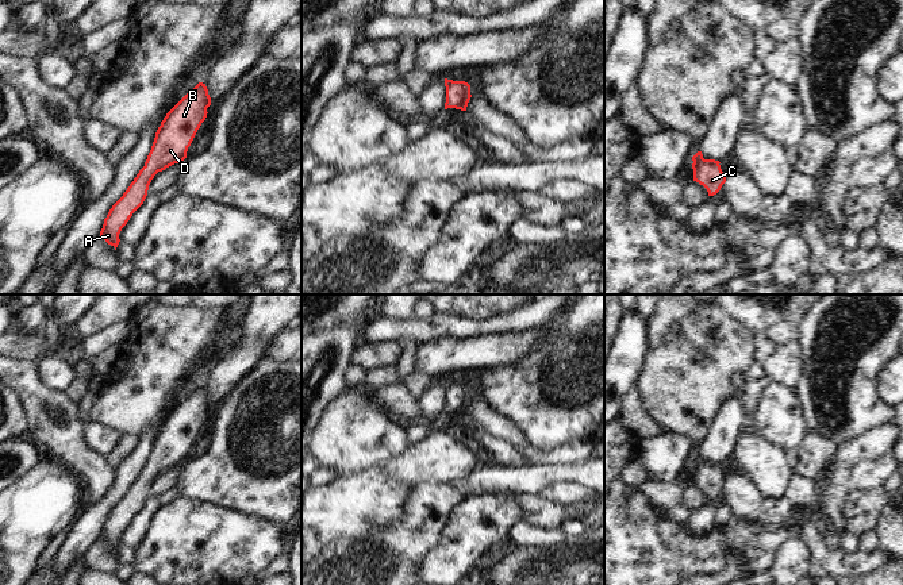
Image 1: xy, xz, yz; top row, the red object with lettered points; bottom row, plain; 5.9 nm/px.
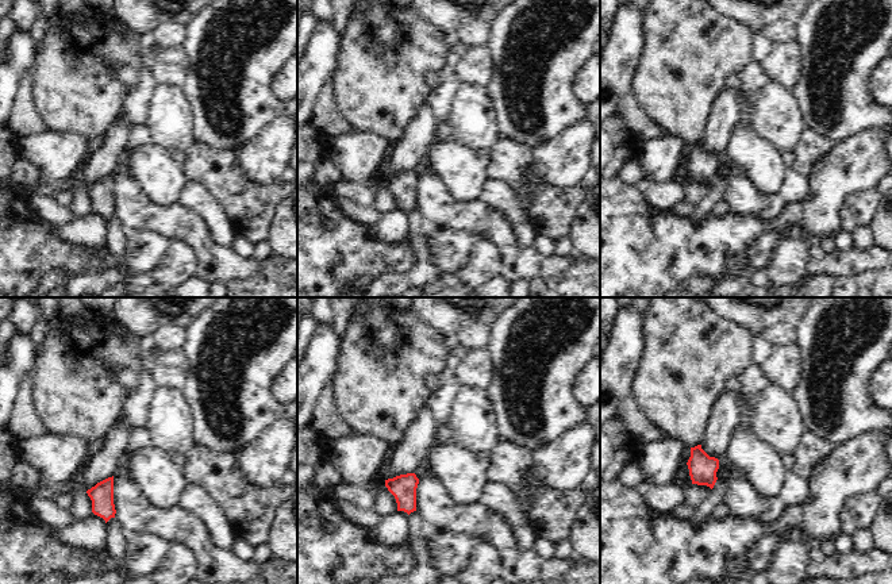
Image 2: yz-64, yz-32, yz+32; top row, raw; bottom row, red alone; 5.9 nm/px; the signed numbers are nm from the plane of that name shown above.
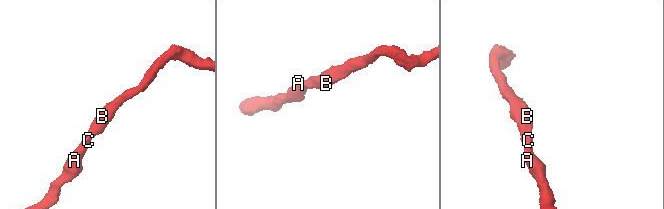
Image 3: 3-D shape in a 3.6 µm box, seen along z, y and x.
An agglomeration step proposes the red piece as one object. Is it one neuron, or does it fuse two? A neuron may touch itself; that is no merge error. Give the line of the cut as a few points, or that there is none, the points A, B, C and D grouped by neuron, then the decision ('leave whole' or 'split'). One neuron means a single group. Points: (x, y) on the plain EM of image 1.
no cut; A B C D; leave whole

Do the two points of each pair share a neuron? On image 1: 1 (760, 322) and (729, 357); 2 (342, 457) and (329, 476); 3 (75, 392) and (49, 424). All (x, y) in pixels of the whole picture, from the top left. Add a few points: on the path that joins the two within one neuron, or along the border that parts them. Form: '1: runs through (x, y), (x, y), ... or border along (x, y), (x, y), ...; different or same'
1: border along (725, 314), (756, 334); different
2: border along (315, 465), (330, 465), (338, 476); different
3: border along (62, 392), (75, 404); different

